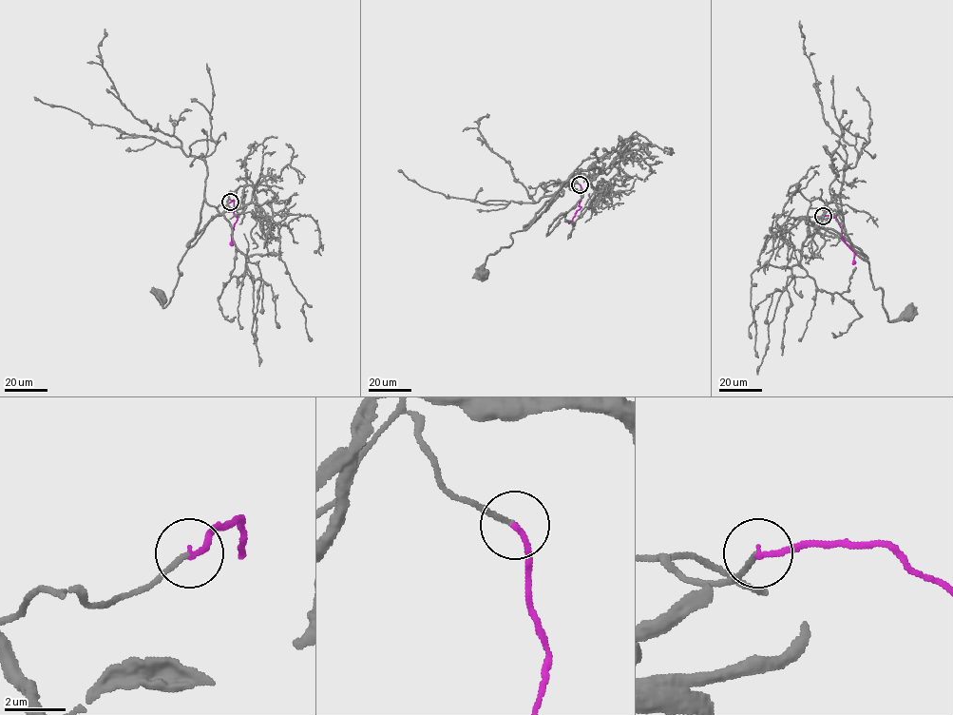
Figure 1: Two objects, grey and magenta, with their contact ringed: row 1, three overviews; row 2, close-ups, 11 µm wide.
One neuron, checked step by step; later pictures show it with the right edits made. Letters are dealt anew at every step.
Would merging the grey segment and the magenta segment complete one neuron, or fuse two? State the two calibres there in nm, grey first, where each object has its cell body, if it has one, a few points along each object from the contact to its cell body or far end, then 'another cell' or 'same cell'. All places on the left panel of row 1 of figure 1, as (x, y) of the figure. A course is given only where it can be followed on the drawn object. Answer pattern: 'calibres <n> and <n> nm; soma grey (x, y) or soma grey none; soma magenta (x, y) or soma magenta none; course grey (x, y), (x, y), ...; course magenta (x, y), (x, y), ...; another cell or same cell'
calibres 170 and 180 nm; soma grey (161, 297); soma magenta none; course grey (230, 202), (216, 207), (218, 214), (187, 250), (178, 267), (181, 275), (163, 307), (163, 295), (161, 297); course magenta (230, 202), (234, 200), (237, 220), (231, 233), (232, 245); same cell

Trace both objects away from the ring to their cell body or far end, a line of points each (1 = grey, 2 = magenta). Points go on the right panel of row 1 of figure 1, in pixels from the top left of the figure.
1: (823, 216), (815, 216), (826, 220), (819, 225), (868, 264), (888, 320), (909, 314)
2: (823, 216), (832, 216), (837, 219), (842, 238), (854, 252), (853, 264)

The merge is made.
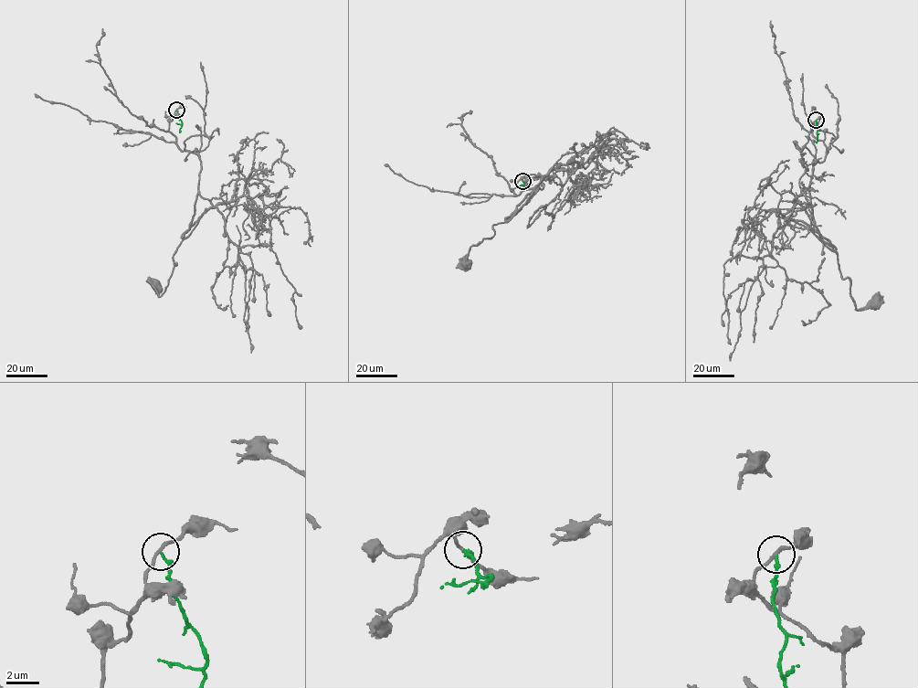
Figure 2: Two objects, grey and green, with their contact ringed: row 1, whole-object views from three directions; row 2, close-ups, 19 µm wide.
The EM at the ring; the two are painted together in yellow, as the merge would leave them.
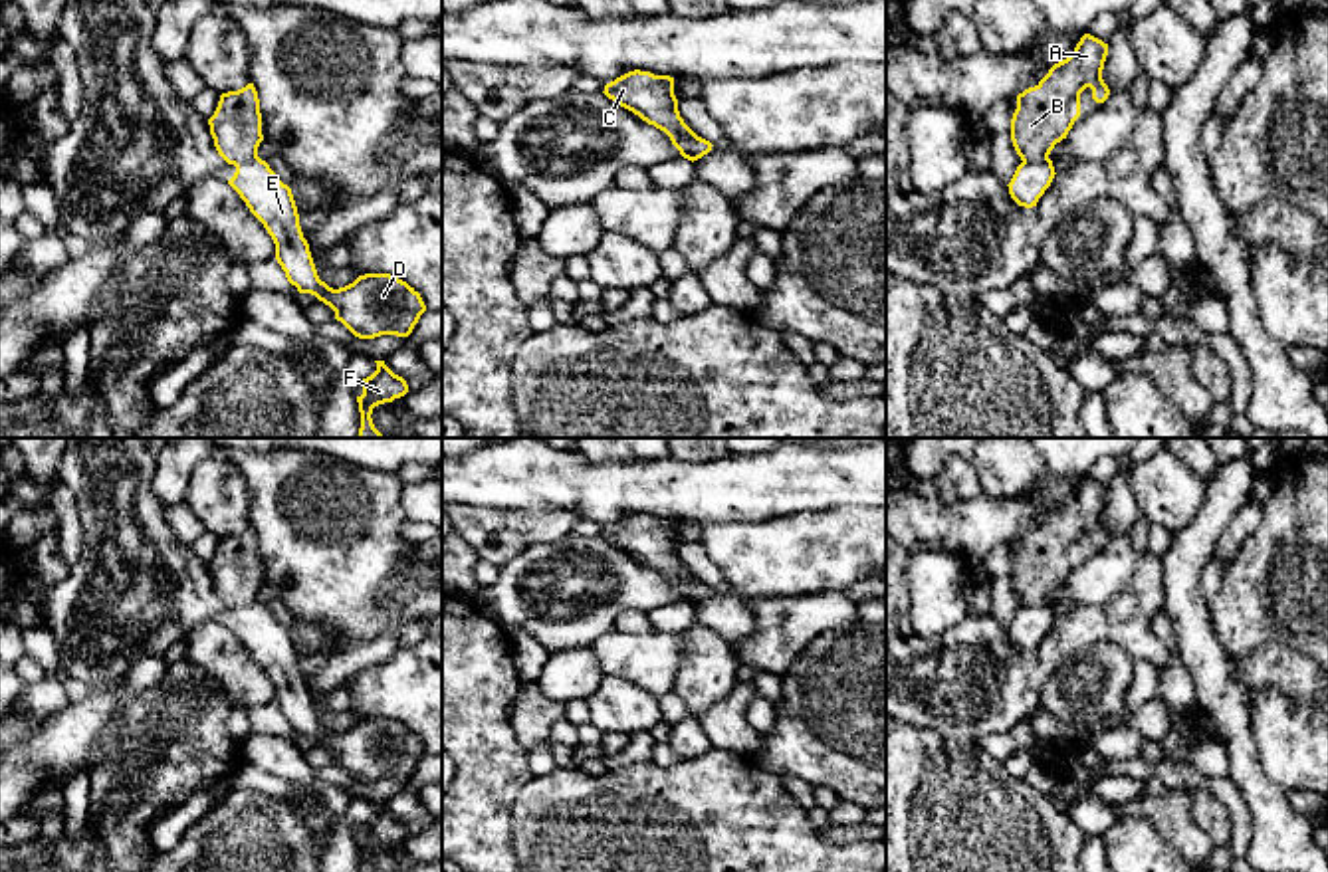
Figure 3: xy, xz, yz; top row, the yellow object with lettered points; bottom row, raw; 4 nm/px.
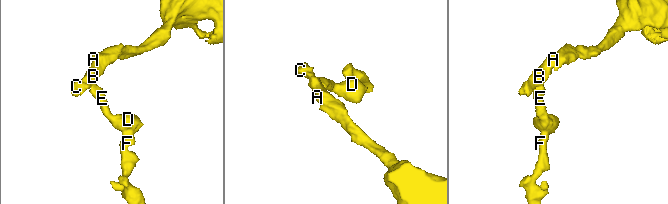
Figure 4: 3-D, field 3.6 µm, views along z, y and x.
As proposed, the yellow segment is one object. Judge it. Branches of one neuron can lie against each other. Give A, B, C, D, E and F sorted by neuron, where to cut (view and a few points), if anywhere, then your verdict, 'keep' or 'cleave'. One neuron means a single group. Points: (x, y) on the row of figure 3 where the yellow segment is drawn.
A B C / D E F; cut in xz along (684, 123), (684, 147), (680, 153); cleave

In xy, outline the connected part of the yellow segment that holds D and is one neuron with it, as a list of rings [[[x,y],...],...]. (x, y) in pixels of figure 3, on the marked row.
[[[260,157],[236,164],[228,184],[264,224],[276,244],[276,260],[299,293],[311,293],[335,311],[355,337],[408,337],[426,305],[420,293],[390,273],[365,273],[333,289],[319,279],[299,226],[291,188]]]

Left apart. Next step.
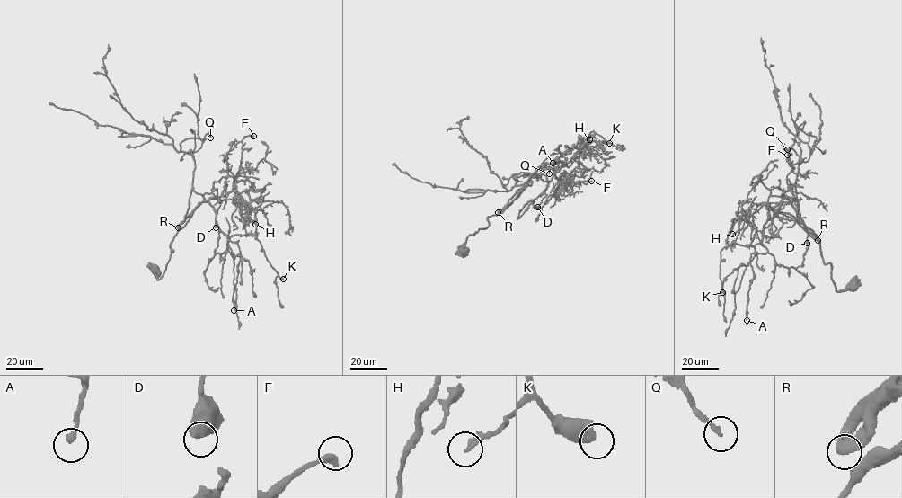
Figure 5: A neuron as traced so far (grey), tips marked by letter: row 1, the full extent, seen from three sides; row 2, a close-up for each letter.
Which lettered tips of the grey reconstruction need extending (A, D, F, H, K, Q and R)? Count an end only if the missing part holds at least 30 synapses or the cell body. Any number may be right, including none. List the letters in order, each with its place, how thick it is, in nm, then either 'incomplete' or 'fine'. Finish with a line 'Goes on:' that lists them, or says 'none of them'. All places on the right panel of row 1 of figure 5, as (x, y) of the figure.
A: (747, 320) | 240 nm | fine
D: (807, 243) | 650 nm | fine
F: (787, 155) | 340 nm | fine
H: (732, 234) | 220 nm | fine
K: (722, 292) | 550 nm | fine
Q: (787, 149) | 160 nm | fine
R: (817, 240) | 320 nm | fine
Goes on: none of them

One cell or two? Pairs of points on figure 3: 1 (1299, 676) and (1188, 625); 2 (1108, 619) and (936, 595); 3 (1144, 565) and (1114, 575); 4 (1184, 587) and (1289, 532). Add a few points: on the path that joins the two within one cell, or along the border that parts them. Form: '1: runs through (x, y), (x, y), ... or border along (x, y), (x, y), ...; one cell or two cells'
1: border along (1231, 658), (1235, 678), (1253, 706); two cells
2: border along (970, 613), (948, 631), (928, 639); two cells
3: border along (1140, 553), (1134, 577), (1106, 603); two cells
4: border along (1206, 599), (1214, 635), (1221, 643); two cells

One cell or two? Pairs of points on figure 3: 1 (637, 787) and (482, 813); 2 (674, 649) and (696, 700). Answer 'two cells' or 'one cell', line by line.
1: two cells
2: two cells

